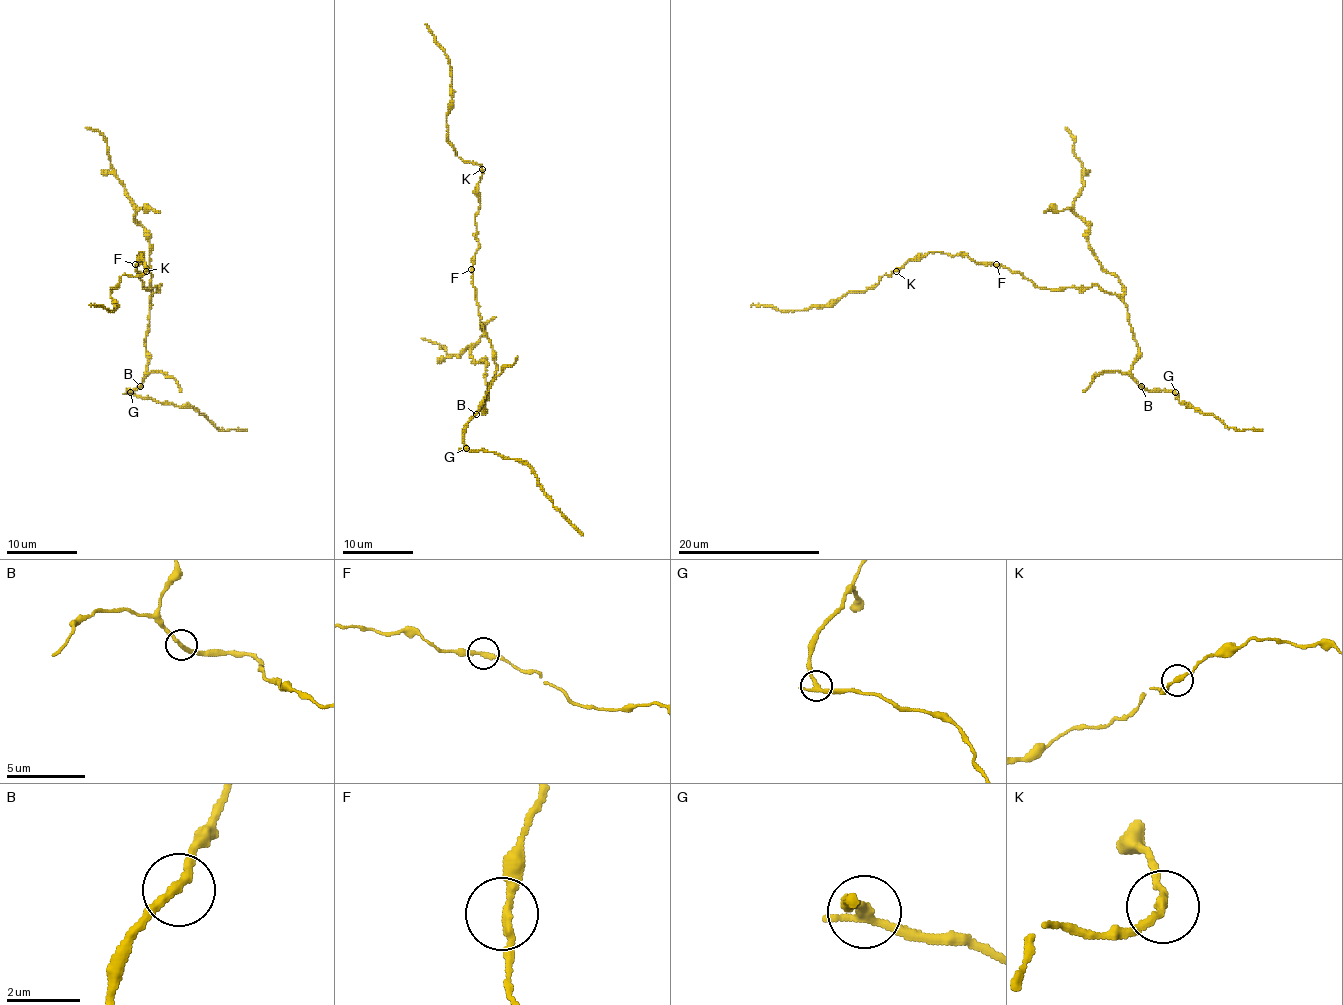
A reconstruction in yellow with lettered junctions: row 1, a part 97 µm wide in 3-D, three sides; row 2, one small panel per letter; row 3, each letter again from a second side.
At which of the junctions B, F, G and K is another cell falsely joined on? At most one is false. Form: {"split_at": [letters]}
{"split_at": ["G"]}

